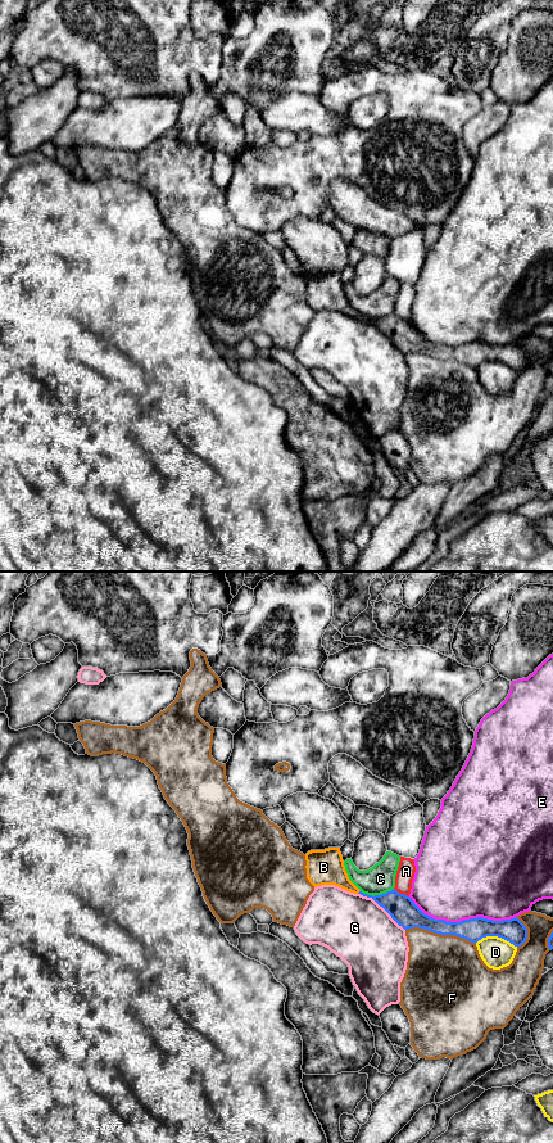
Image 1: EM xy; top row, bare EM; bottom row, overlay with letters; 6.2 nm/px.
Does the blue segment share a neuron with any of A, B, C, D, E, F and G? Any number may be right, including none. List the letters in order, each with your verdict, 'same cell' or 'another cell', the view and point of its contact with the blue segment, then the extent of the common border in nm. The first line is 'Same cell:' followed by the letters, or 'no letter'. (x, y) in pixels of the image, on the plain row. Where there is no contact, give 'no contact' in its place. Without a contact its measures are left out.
Same cell: B
A: another cell | xy (402, 319) | 110 nm
B: same cell | no contact
C: another cell | xy (376, 320) | 200 nm
D: another cell | xy (495, 360) | 260 nm
E: another cell | xy (462, 346) | 700 nm
F: another cell | xy (440, 358) | 460 nm
G: another cell | xy (381, 330) | 380 nm

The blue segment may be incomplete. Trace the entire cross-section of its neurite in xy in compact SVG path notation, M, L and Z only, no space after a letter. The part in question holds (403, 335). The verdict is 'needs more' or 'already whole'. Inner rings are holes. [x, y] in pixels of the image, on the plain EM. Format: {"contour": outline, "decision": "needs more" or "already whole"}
{"contour": "M340 272L311 275L305 279L307 303L317 312L335 310L346 316L372 322L404 354L420 352L440 360L455 360L471 367L486 361L502 362L515 371L521 371L527 363L527 353L517 343L493 345L482 342L447 347L425 339L413 325L395 313L381 320L363 318L348 302Z", "decision": "needs more"}

